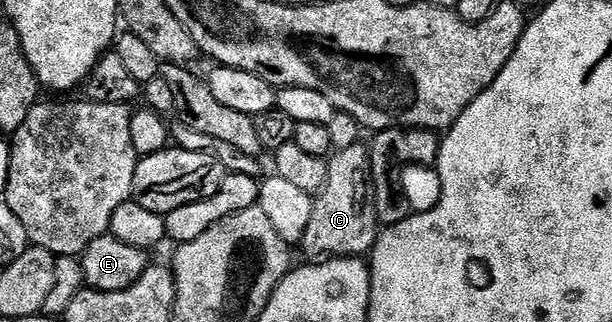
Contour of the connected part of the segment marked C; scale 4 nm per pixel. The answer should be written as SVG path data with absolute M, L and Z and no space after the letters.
M357 144L345 150L336 150L327 159L328 179L311 210L301 249L310 258L363 257L369 255L380 235L379 207L374 199L372 184L373 159L367 145Z

